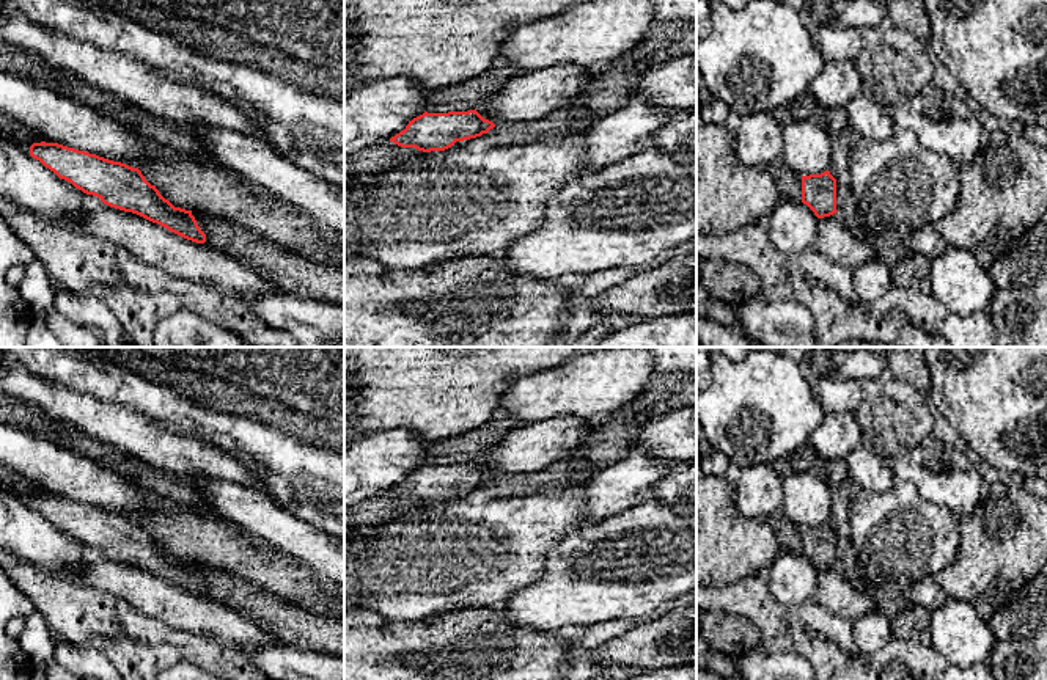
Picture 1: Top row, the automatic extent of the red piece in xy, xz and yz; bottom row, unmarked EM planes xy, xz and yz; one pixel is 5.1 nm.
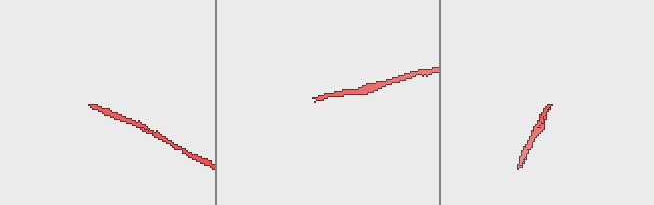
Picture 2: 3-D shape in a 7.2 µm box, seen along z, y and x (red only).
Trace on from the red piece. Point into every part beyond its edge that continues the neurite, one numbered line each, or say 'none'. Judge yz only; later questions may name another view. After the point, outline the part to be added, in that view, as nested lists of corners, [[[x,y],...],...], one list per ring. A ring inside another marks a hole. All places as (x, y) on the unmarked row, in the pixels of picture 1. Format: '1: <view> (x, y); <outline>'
none

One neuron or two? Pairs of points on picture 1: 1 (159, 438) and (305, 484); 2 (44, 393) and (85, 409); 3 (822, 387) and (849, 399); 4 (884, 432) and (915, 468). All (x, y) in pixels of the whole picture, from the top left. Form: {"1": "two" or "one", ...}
{"1": "two", "2": "one", "3": "one", "4": "two"}

